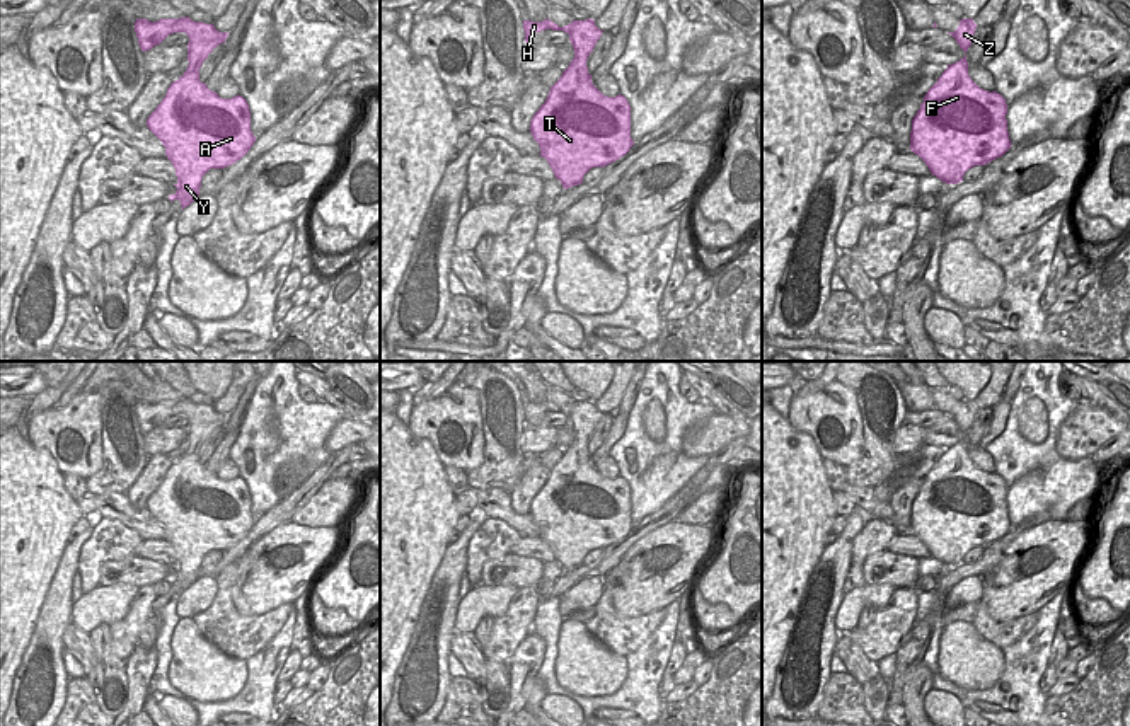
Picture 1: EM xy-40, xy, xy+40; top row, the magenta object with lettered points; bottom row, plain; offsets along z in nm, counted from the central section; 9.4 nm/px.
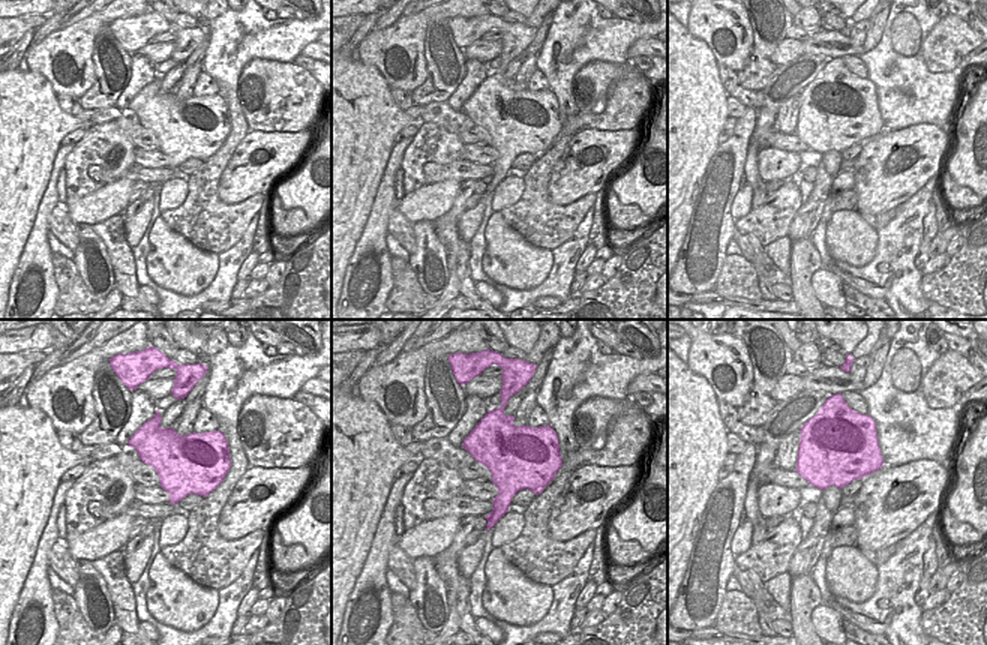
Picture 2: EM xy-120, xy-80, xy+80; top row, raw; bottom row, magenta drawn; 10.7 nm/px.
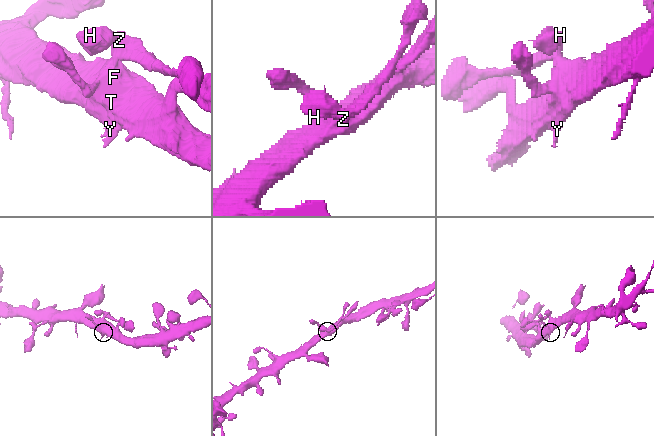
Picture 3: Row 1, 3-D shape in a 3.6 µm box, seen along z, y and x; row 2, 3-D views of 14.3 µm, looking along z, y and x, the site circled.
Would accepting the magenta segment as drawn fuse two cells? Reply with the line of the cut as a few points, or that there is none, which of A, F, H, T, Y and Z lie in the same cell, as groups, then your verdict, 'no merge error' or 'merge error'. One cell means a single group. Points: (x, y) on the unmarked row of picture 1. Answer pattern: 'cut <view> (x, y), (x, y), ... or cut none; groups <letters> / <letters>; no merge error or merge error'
cut none; groups A F H T Y Z; no merge error

